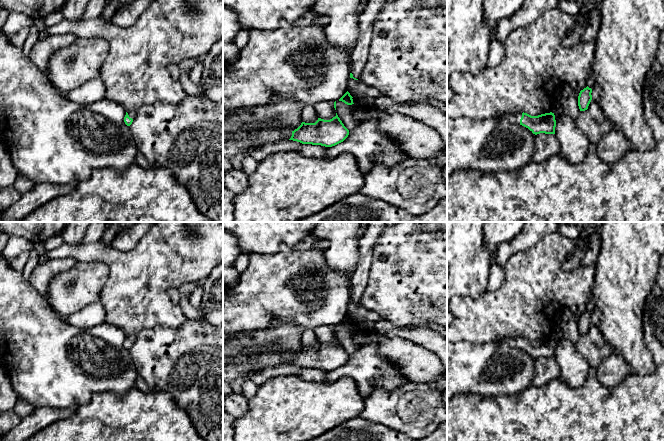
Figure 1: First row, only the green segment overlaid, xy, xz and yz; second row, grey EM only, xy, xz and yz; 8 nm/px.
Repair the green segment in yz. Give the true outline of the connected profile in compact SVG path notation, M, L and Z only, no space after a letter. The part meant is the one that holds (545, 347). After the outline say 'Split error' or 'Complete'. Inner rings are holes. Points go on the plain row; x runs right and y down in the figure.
M517 335L514 337L502 337L495 342L505 342L513 347L520 348L535 359L540 357L555 358L556 344L552 336L531 340L522 335Z. Split error

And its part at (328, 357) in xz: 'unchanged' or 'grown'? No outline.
unchanged

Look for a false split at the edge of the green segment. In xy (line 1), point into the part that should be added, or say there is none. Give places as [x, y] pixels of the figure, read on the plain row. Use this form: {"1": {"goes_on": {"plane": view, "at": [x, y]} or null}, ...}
{"1": {"goes_on": {"plane": "xy", "at": [132, 338]}}}

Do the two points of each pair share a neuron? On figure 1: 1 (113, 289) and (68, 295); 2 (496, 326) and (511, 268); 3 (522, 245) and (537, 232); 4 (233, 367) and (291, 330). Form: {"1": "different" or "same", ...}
{"1": "different", "2": "same", "3": "same", "4": "same"}

